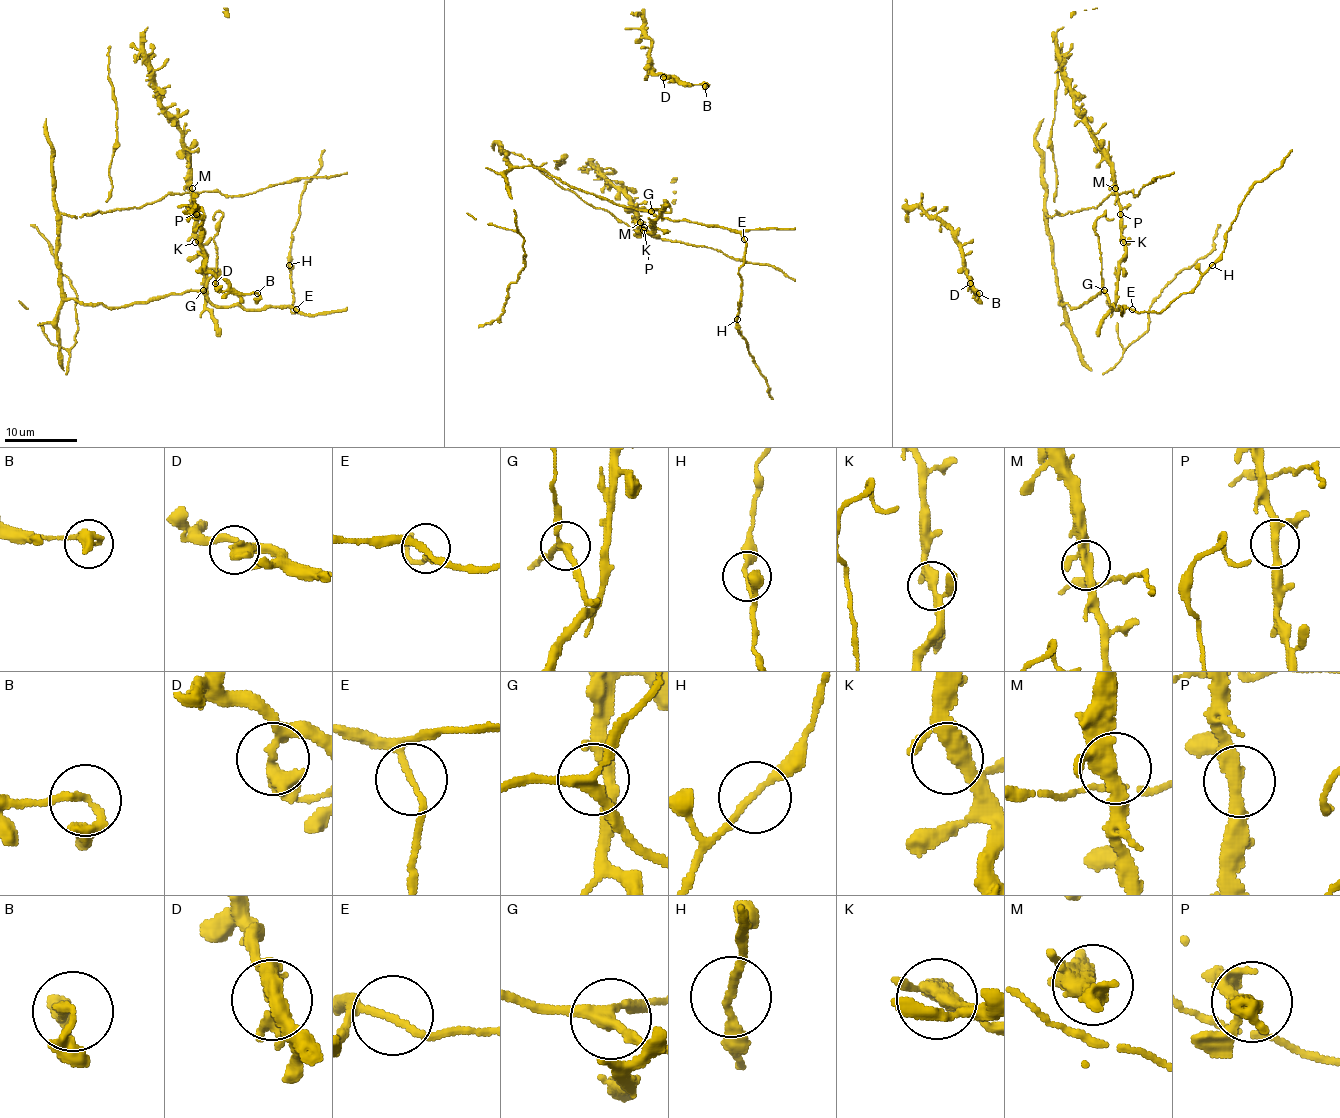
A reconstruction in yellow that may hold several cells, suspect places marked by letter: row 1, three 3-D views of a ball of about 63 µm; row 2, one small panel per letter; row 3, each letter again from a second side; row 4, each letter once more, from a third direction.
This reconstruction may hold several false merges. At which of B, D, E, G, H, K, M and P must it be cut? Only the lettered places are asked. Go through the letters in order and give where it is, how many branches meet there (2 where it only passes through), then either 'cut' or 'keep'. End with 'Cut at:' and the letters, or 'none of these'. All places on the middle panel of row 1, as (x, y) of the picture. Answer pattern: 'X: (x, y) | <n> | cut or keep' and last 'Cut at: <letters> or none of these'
B: (705, 86) | 2 | keep
D: (663, 77) | 3 | keep
E: (744, 239) | 3 | keep
G: (651, 211) | 3 | keep
H: (737, 319) | 2 | keep
K: (643, 230) | 3 | keep
M: (640, 222) | 3 | keep
P: (644, 227) | 3 | keep
Cut at: none of these

